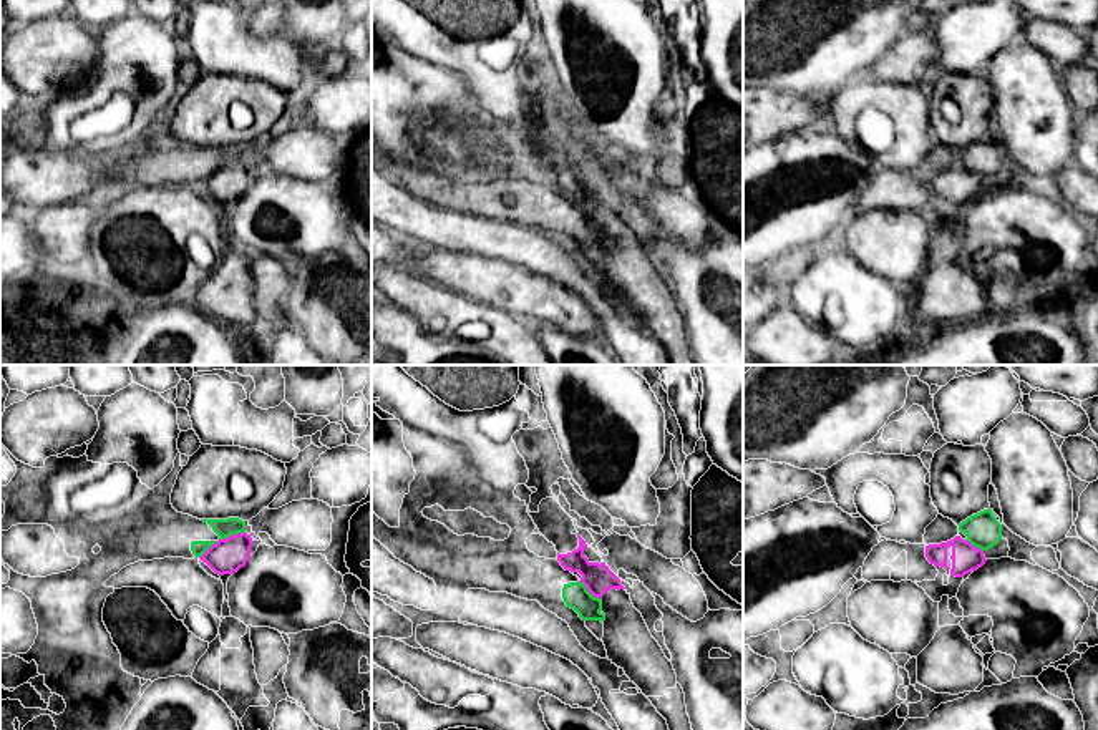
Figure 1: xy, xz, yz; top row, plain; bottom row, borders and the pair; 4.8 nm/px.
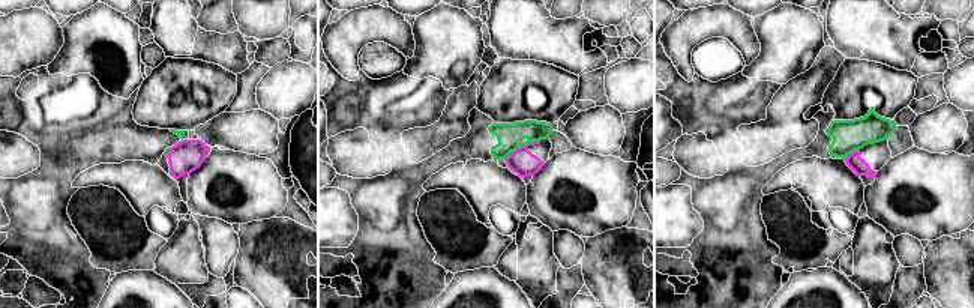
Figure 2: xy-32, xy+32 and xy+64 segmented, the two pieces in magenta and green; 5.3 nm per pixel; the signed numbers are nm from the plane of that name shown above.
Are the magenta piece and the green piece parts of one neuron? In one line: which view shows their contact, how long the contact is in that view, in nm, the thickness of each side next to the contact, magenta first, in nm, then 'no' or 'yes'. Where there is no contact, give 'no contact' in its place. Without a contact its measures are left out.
meets magenta in xy; contact 130 nm long; 170 nm thick on the magenta side, 90 nm on the other; no

